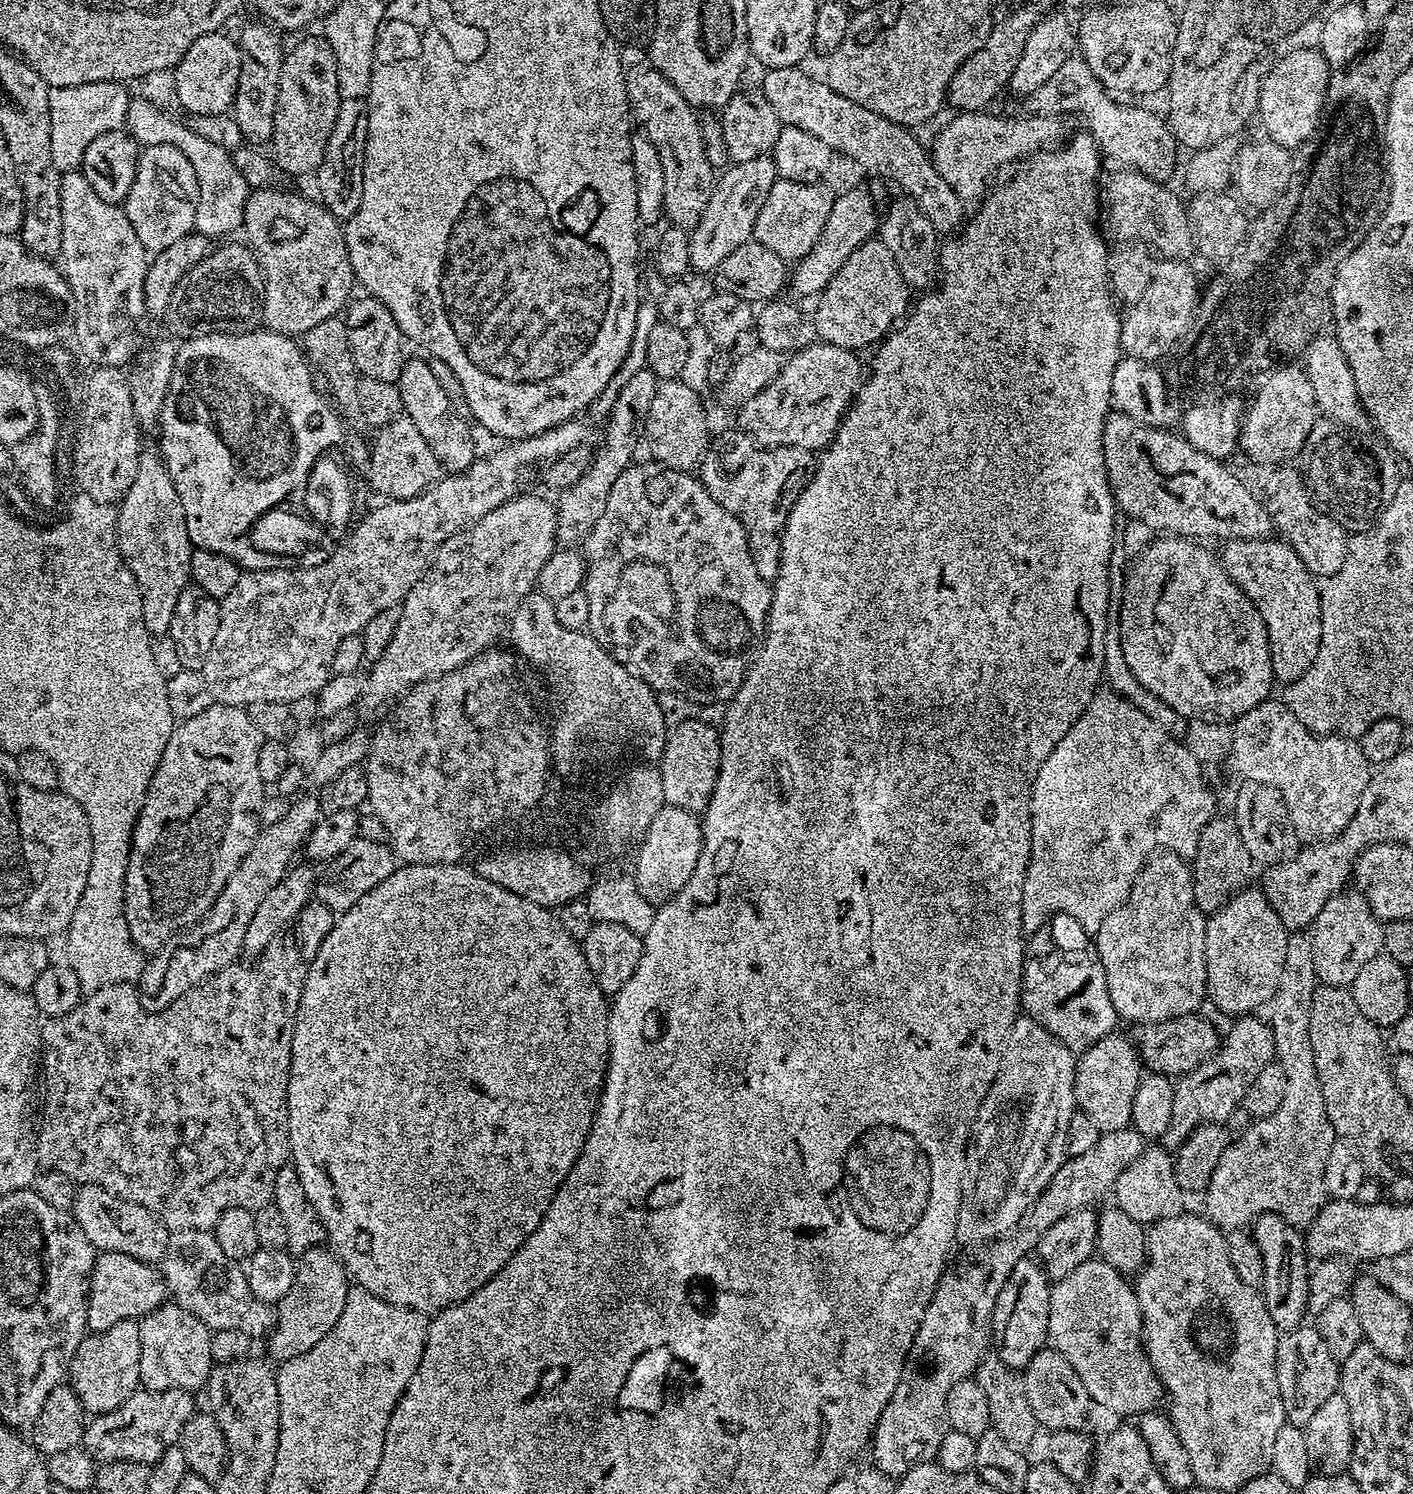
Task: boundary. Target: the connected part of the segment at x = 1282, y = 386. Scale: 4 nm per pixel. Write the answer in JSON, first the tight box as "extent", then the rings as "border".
{"extent":[1241,366,1320,466],"border":[[[1286,366],[1271,371],[1256,396],[1241,427],[1241,447],[1256,462],[1276,466],[1307,447],[1310,434],[1320,420],[1315,390],[1305,369]]]}

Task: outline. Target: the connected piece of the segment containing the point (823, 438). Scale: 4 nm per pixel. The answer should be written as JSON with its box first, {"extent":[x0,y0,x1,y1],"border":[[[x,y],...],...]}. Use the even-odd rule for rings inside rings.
{"extent":[750,342,866,453],"border":[[[823,342],[809,343],[800,351],[791,353],[784,363],[784,369],[778,374],[778,378],[766,390],[762,390],[762,394],[758,394],[750,401],[750,408],[756,411],[757,430],[755,431],[761,437],[764,435],[763,439],[769,445],[778,448],[794,446],[805,448],[811,453],[827,448],[835,438],[836,432],[839,431],[840,421],[843,420],[849,405],[855,400],[866,376],[865,365],[863,368],[856,356],[859,355],[851,348]]]}

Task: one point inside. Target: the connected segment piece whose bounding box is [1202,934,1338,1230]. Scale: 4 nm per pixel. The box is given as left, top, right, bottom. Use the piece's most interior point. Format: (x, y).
(1279, 1164)

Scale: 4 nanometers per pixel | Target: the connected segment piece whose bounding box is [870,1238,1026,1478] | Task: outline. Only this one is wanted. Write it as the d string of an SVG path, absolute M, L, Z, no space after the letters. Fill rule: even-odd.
M1001 1238L989 1243L977 1260L969 1264L960 1264L953 1270L945 1271L939 1286L930 1298L930 1306L926 1306L926 1314L918 1326L918 1334L908 1351L908 1360L904 1363L904 1373L890 1398L886 1402L886 1410L878 1418L876 1433L872 1436L870 1453L871 1463L879 1472L887 1476L899 1478L906 1475L914 1466L931 1464L938 1454L938 1446L942 1446L942 1438L950 1431L946 1414L946 1398L950 1398L950 1390L958 1386L958 1382L975 1377L976 1367L989 1355L992 1338L992 1319L994 1306L998 1302L998 1294L1002 1294L1002 1286L1010 1278L1014 1266L1025 1259L1024 1244L1016 1238Z

